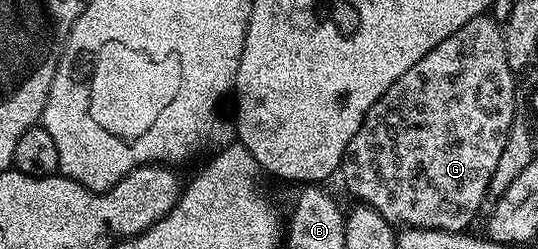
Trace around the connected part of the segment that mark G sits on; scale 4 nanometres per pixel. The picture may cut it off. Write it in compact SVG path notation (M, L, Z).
M481 16L462 24L462 28L458 28L458 32L454 32L454 36L446 36L446 40L442 40L442 44L438 44L438 48L430 48L430 52L426 52L426 56L422 56L422 60L418 60L418 64L414 64L414 68L410 68L410 72L406 72L406 76L399 78L372 105L370 112L362 120L358 132L354 132L354 140L350 140L350 144L346 144L344 158L340 161L338 174L339 177L344 177L345 188L356 197L356 200L363 205L374 207L384 218L391 219L392 214L400 214L405 227L426 226L453 232L467 227L464 225L467 224L468 218L474 217L479 212L480 205L488 198L490 176L494 173L494 167L498 165L499 158L502 157L502 147L506 145L506 136L512 127L513 118L518 114L518 110L516 110L516 78L517 75L506 60L502 32L495 17Z

